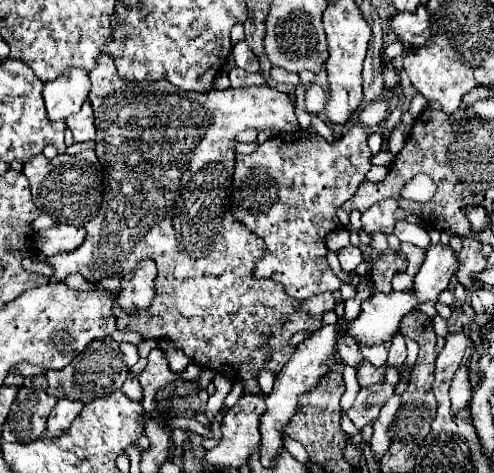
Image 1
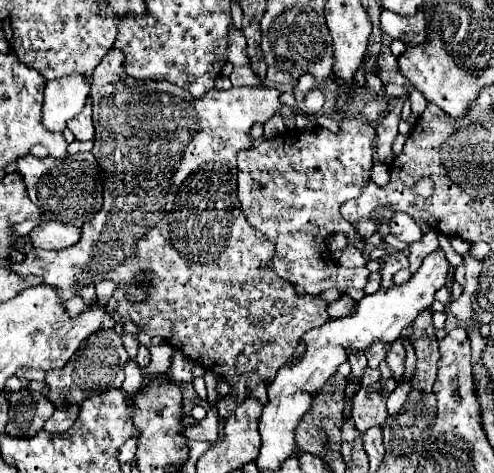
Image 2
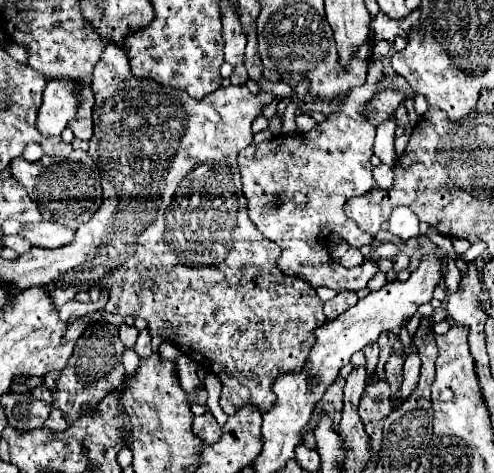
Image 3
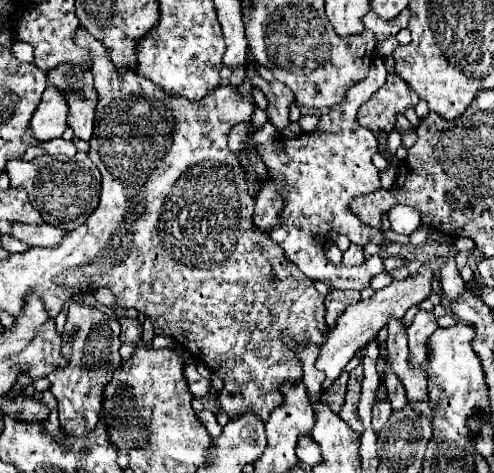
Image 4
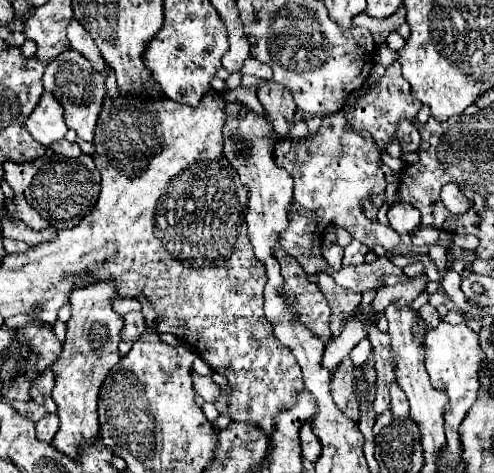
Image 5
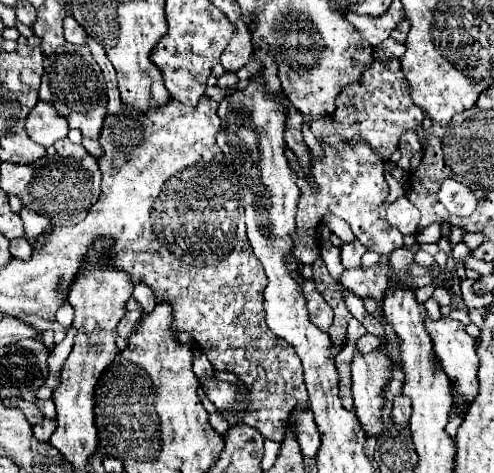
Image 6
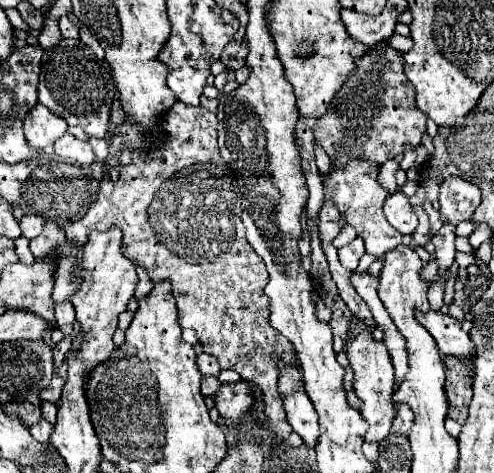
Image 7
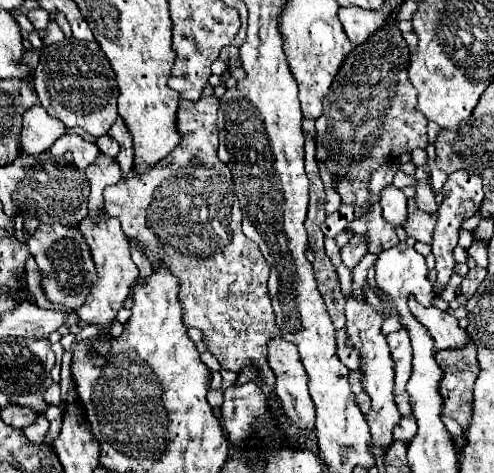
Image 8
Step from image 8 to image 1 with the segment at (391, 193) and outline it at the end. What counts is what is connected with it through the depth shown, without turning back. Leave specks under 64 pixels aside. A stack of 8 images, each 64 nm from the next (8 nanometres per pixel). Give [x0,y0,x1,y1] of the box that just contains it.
[394,220,430,248]

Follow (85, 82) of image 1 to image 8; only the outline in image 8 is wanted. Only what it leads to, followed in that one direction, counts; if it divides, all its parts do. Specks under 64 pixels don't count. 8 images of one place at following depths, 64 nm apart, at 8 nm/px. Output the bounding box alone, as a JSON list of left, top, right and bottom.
[20,106,64,154]

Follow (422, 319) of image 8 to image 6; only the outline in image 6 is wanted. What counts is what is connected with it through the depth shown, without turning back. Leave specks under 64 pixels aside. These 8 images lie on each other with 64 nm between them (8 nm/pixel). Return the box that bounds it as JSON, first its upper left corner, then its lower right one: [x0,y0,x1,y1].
[424,316,478,402]

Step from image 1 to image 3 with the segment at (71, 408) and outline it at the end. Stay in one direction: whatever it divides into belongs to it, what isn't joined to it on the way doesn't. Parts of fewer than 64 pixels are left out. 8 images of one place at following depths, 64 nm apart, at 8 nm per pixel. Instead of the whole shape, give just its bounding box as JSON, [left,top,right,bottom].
[44,408,68,432]

